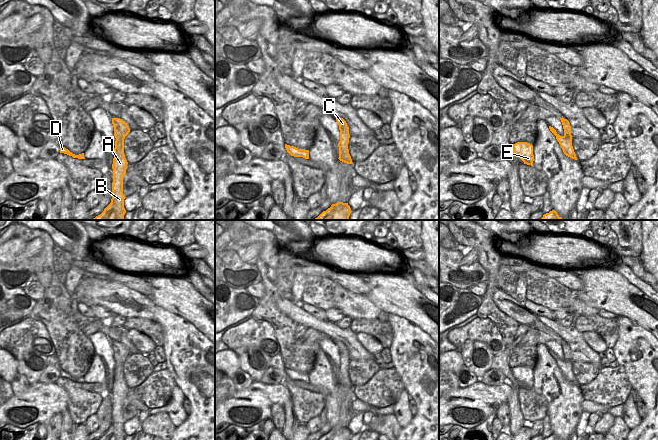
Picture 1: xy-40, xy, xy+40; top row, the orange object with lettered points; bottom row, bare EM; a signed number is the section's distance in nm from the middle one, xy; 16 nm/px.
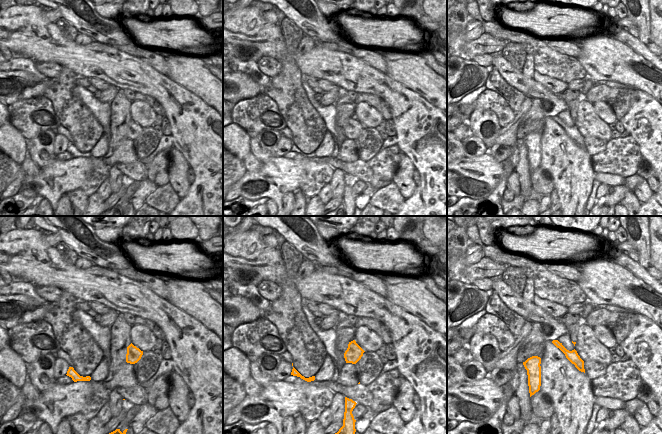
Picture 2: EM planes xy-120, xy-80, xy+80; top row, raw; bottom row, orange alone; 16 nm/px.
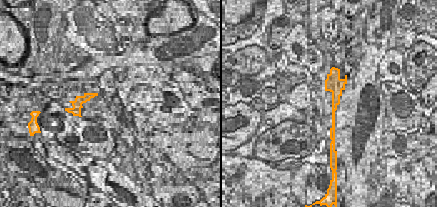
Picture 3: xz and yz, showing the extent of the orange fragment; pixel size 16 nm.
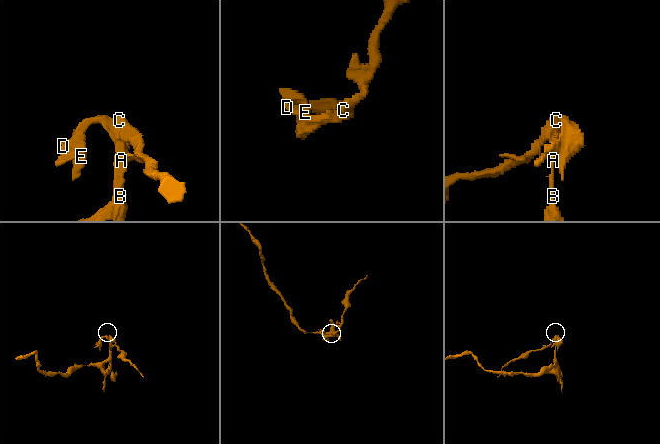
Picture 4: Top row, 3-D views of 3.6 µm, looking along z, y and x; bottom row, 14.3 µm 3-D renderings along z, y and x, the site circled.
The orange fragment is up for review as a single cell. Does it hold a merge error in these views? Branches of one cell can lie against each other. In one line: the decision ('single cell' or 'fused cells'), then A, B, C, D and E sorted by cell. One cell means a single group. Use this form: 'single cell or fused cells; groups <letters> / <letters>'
fused cells; groups A B D E / C

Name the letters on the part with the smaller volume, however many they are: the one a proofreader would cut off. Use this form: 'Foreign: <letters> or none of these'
Foreign: C

